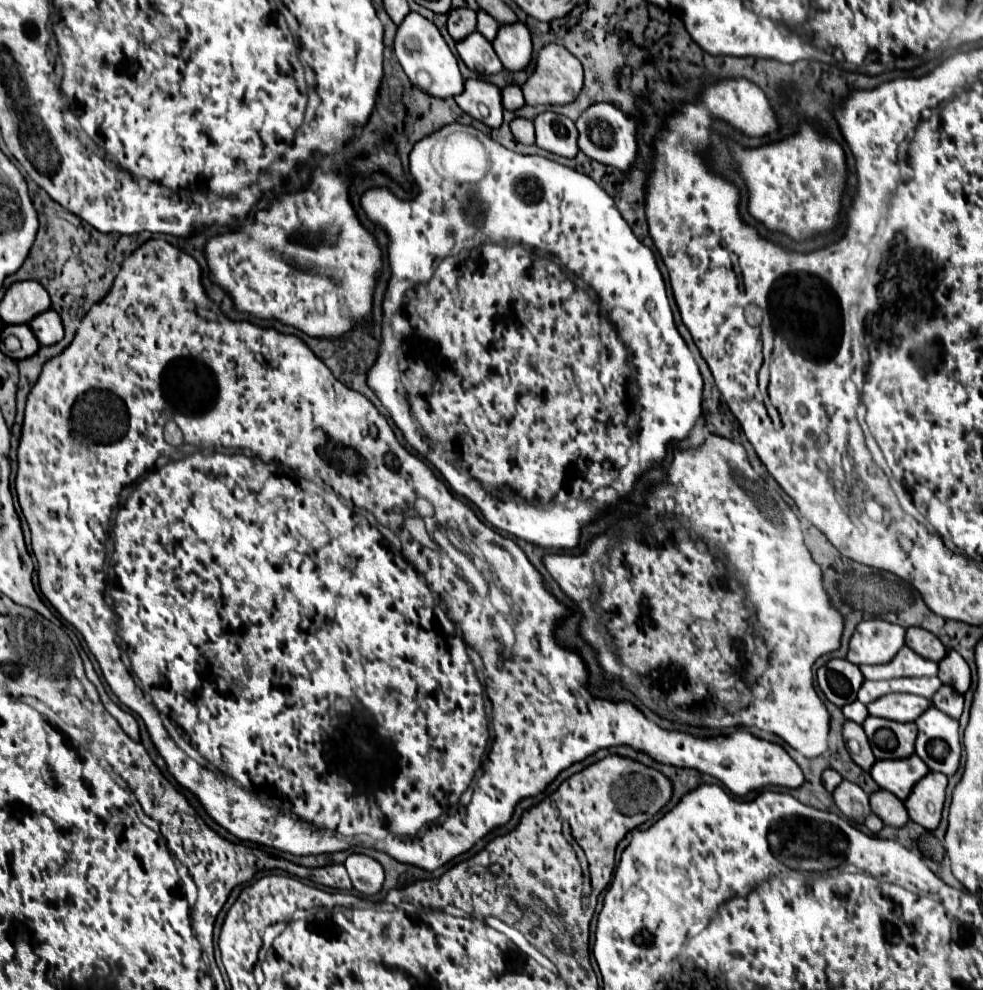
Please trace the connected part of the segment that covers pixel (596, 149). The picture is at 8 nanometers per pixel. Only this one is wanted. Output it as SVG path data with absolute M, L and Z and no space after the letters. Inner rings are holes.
M591 104L575 122L577 130L579 130L579 138L577 138L577 146L583 154L587 154L589 158L601 162L601 164L609 164L615 166L619 170L629 170L631 164L637 158L637 142L635 142L635 132L639 126L639 118L627 118L619 108L615 108L613 104Z

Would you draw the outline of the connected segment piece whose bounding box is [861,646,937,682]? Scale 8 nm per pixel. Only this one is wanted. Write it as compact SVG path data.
M903 646L897 656L881 666L861 666L864 682L881 682L901 676L937 676L937 662L917 656L909 646Z

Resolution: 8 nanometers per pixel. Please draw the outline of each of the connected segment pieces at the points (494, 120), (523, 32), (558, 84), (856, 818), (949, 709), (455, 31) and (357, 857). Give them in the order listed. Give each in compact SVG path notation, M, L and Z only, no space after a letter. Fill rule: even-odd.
M467 80L465 90L455 98L459 108L467 112L475 120L483 120L489 128L499 128L503 122L503 104L501 104L501 90L485 80ZM479 104L489 108L489 116L481 118Z
M521 22L501 26L497 32L497 38L493 40L493 48L505 70L509 72L525 70L531 60L531 50L533 50L531 34L527 26Z
M545 44L539 50L535 70L527 78L527 82L521 86L525 102L531 104L531 106L539 106L539 104L551 104L551 106L553 104L569 104L579 96L581 88L583 88L583 66L573 54L569 54L559 44Z
M843 780L833 792L837 808L855 824L863 824L863 820L871 814L867 794L853 782Z
M941 686L937 694L933 696L933 706L939 708L941 712L949 714L951 718L959 718L963 712L963 696L947 686Z
M453 8L449 12L447 30L449 30L449 34L451 34L451 38L455 42L459 42L465 36L469 36L471 32L475 32L475 26L477 26L477 14L475 14L475 10L469 10L469 8Z
M351 854L345 862L353 888L365 896L377 894L383 886L383 866L365 854Z

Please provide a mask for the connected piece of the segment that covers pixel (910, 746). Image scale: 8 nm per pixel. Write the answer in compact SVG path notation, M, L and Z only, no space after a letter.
M879 720L877 724L891 728L899 740L899 746L893 752L893 758L907 758L915 752L915 738L917 738L917 726L913 722L909 724L901 724L901 722L893 722L893 720Z

